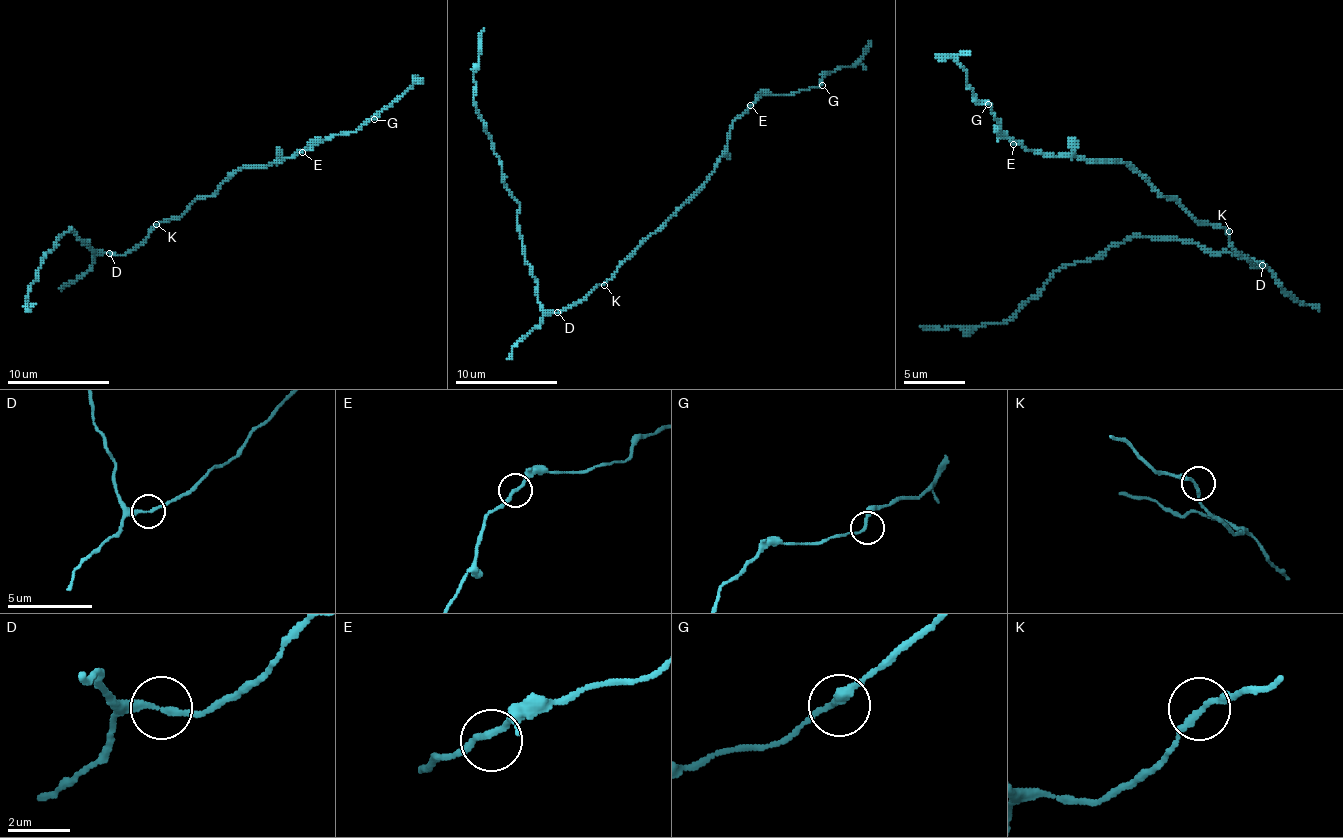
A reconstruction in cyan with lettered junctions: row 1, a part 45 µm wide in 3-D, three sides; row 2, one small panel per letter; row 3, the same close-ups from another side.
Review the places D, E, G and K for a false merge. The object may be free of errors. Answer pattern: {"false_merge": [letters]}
{"false_merge": ["D"]}

